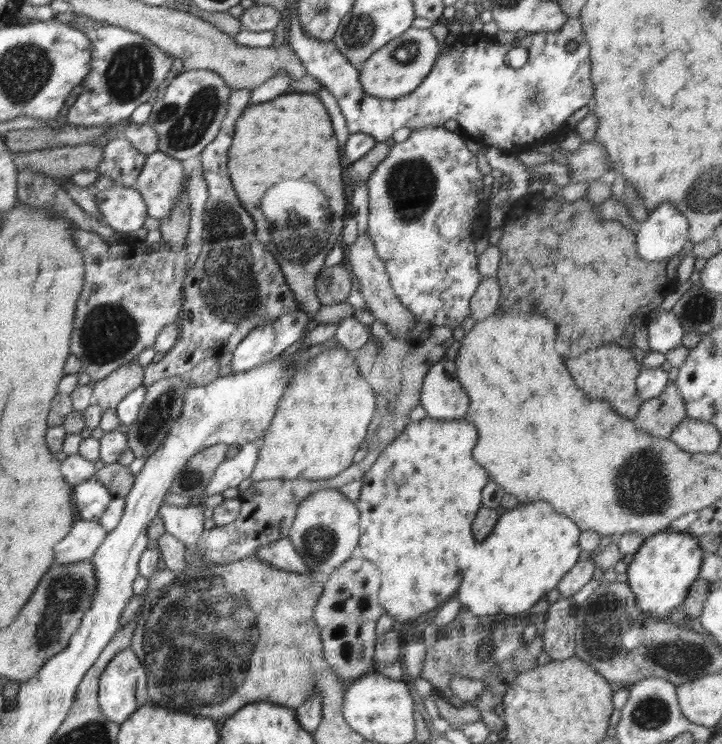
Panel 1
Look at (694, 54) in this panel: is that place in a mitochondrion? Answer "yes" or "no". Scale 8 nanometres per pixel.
no

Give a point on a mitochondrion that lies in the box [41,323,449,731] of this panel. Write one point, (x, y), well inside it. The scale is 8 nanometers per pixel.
(190, 612)

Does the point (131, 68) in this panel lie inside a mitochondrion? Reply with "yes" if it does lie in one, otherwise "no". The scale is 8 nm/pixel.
yes

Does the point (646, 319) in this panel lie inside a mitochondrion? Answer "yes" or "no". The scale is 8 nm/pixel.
no

